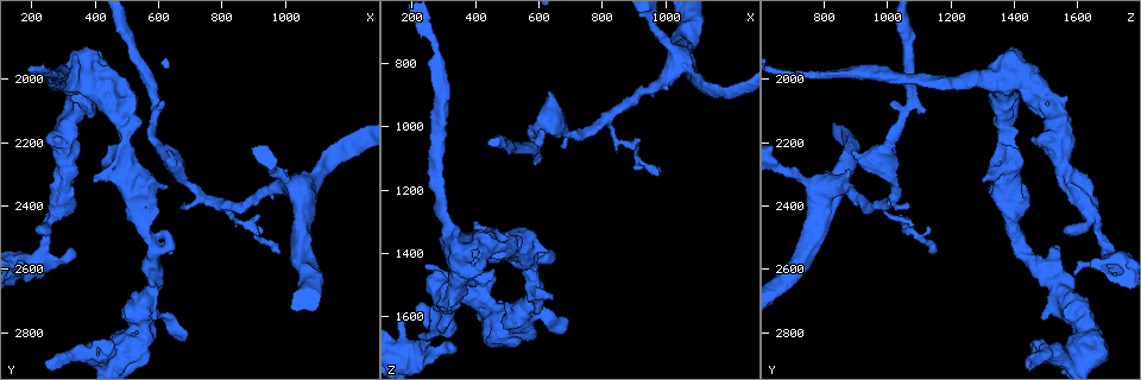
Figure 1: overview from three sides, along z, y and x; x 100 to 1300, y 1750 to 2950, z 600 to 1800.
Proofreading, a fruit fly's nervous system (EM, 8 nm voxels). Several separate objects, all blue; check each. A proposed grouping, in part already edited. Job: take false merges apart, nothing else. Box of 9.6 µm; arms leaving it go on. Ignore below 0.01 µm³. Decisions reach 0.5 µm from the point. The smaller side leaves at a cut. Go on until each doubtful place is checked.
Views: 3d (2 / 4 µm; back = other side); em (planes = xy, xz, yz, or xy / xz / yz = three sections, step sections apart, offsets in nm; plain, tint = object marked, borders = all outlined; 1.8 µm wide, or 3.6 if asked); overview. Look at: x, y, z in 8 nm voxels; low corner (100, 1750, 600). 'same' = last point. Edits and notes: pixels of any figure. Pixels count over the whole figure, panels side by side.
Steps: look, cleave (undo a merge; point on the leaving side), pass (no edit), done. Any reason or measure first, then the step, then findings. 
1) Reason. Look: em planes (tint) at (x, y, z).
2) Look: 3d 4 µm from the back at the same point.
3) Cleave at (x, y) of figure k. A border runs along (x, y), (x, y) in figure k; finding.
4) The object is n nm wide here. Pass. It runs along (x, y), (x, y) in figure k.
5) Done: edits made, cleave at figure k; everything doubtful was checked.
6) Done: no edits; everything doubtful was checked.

Thick turns thin. Look: em planes (plain) at (280, 2210, 1530).

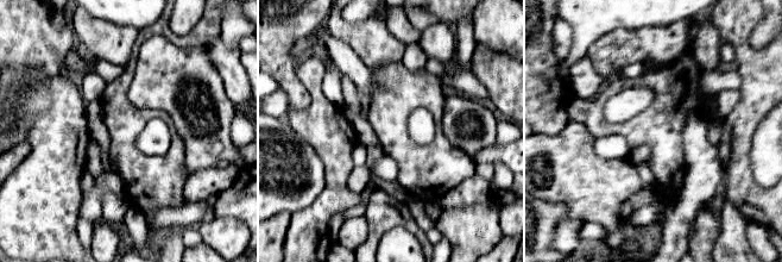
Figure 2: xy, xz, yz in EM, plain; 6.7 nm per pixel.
Where the object lies. Look: em planes (tint) at the same point.

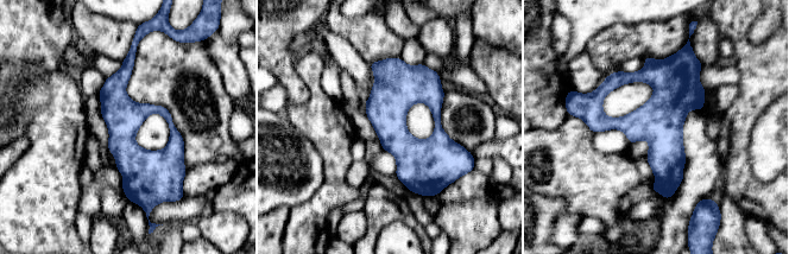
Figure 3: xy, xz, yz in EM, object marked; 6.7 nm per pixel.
The object is 240 nm wide here. Pass. It runs along (131, 56), (119, 112), (137, 196) in figure 3; all the same neuron.

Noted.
Look: 3d 4 µm at (270, 2420, 1640).

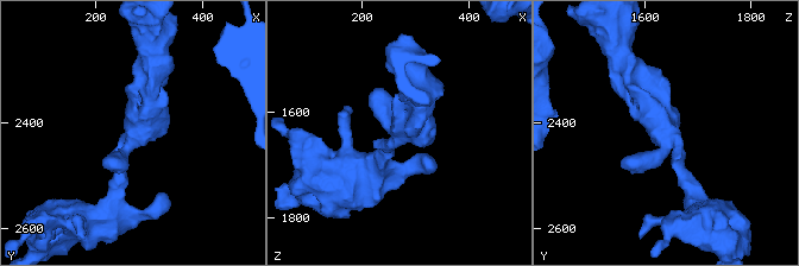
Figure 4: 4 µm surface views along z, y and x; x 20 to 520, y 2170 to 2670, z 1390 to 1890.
Look: em 3.6 µm planes (tint) at (270, 2425, 1640).

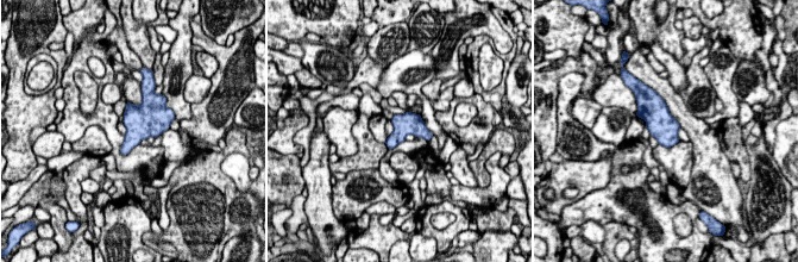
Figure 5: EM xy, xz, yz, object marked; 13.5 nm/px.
The object is 300 nm wide here. Pass. All the same neuron.

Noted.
Look: 3d 4 µm at (530, 2340, 1400).

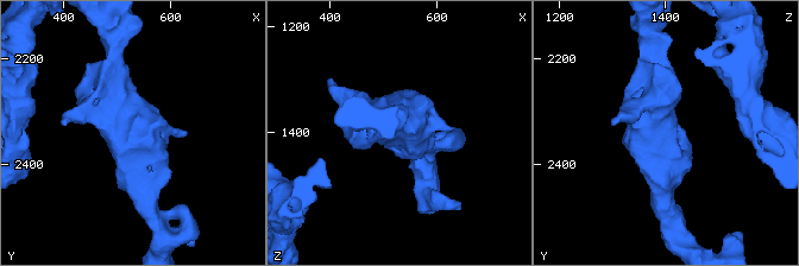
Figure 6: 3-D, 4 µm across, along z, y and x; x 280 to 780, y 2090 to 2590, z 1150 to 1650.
Need the tissue. Look: em xy step 16 (tint) at (540, 2340, 1400).

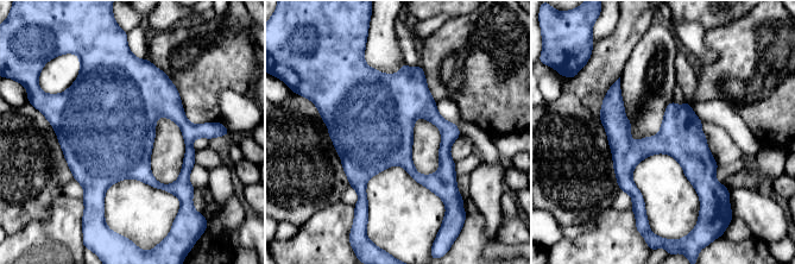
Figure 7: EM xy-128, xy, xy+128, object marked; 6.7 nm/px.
Look: em xz step 4 (tint) at the same point.

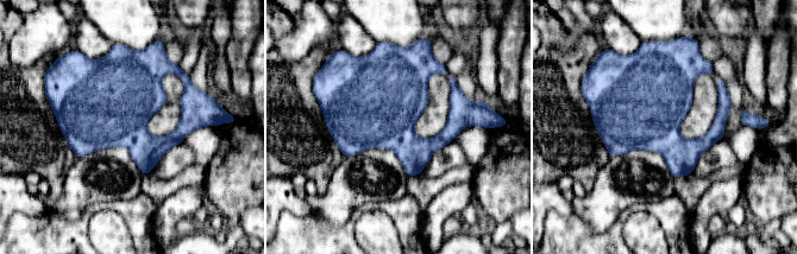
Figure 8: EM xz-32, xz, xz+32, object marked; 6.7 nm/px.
Pass. One neuron here.

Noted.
Abrupt turn. Look: em 3.6 µm yz step 8 (tint) at (340, 1990, 1380).

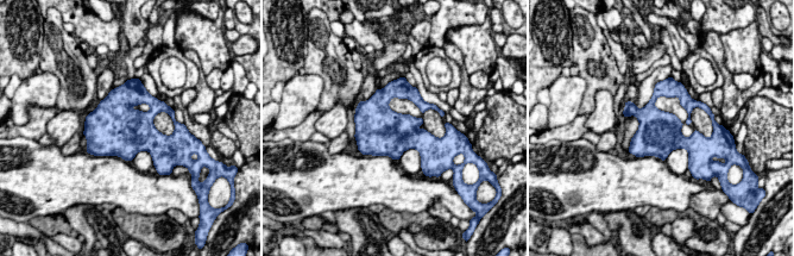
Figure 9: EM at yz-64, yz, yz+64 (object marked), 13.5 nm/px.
Cut it another way. Look: em 3.6 µm planes (tint) at the same point.

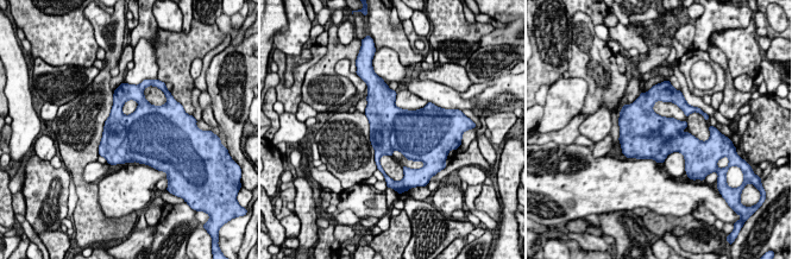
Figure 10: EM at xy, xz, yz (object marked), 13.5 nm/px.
Pass. Continuous, no second neuron.

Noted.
Arms run side by side. Look: 3d 2 µm at (210, 2580, 1720).

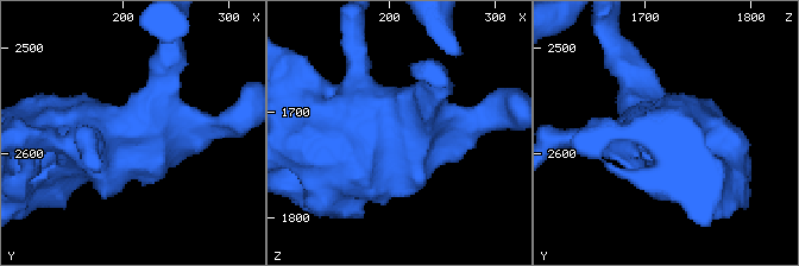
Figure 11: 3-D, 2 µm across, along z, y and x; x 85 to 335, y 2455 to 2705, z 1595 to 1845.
Look: em 3.6 µm planes (tint) at (206, 2588, 1720).

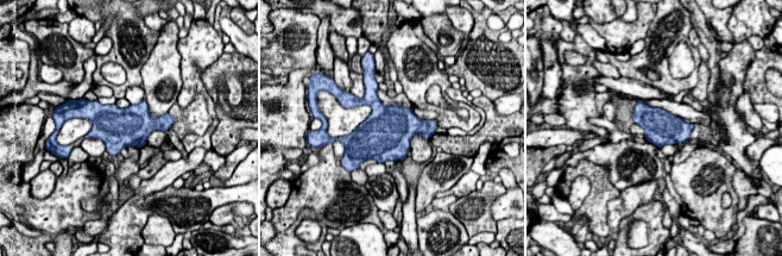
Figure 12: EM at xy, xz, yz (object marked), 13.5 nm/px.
Pass. Continuous, no second neuron.

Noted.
Sharp bend. Look: em xy step 8 (tint) at (410, 2890, 1560).

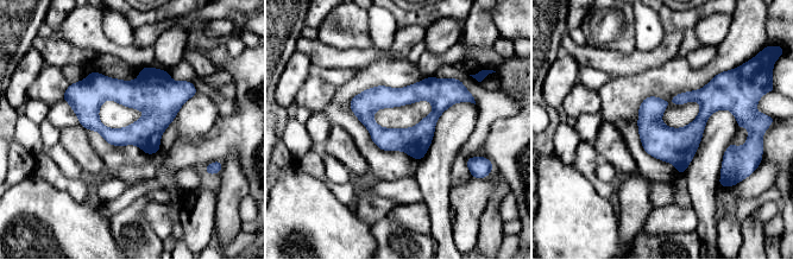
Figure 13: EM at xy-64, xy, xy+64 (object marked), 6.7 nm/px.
Cut it another way. Look: em planes (tint) at the same point.

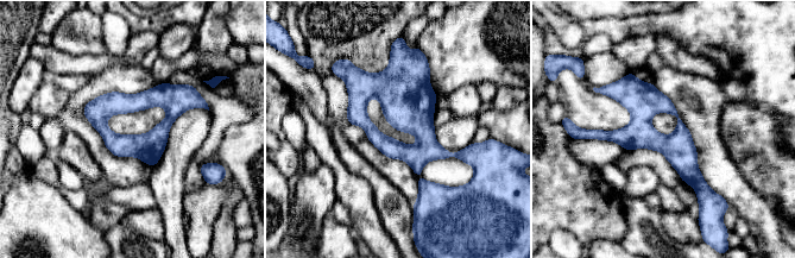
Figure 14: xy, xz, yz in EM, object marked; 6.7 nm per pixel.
Pass. It runs along (392, 62), (422, 127), (420, 201) in figure 14; continuous, no second neuron.

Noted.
Look: em planes (plain) at (570, 2760, 1600).

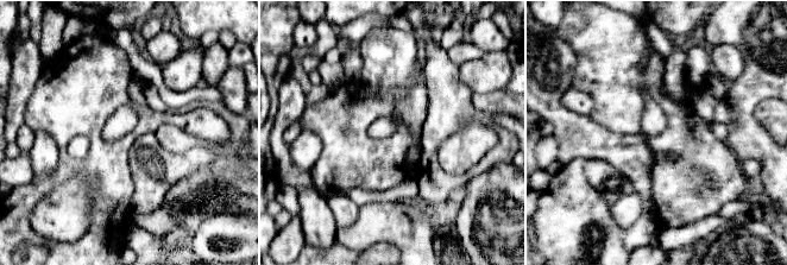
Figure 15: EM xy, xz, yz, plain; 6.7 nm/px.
Look: em planes (borders) at the same point.

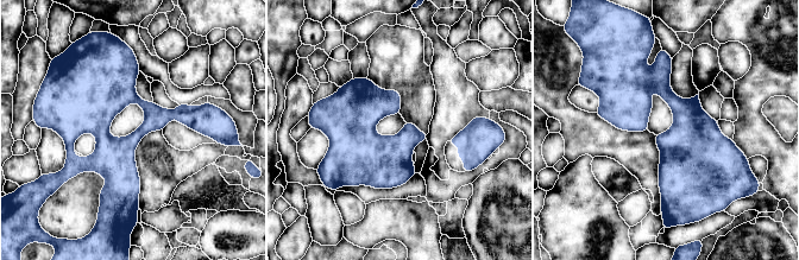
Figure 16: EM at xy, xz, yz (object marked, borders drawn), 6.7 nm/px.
Pass. It runs along (62, 125), (136, 99), (205, 132) in figure 16; continuous, no second neuron.

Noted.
Done: no edits; everything doubtful was checked.

